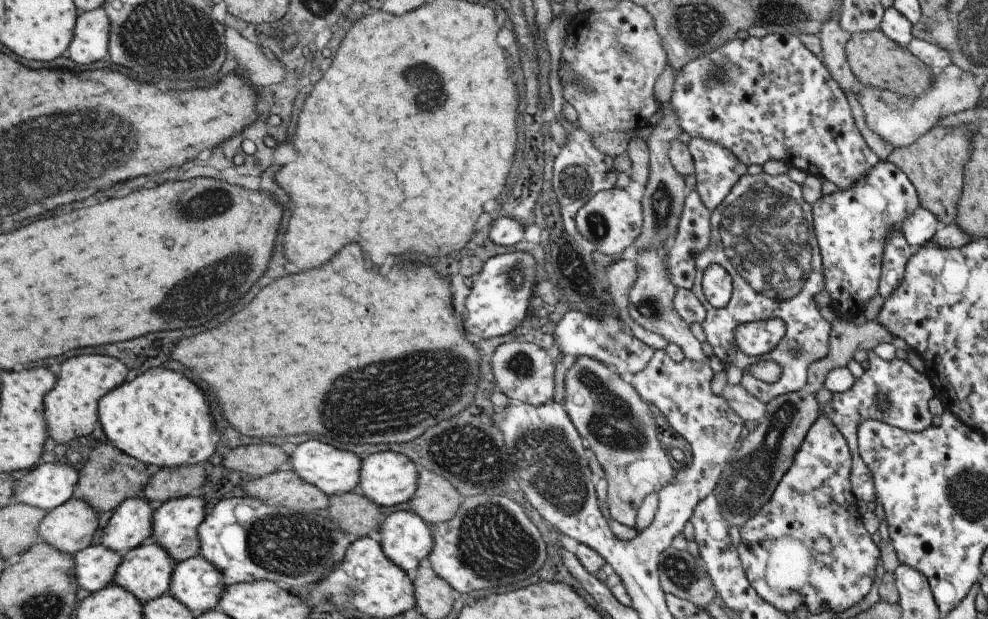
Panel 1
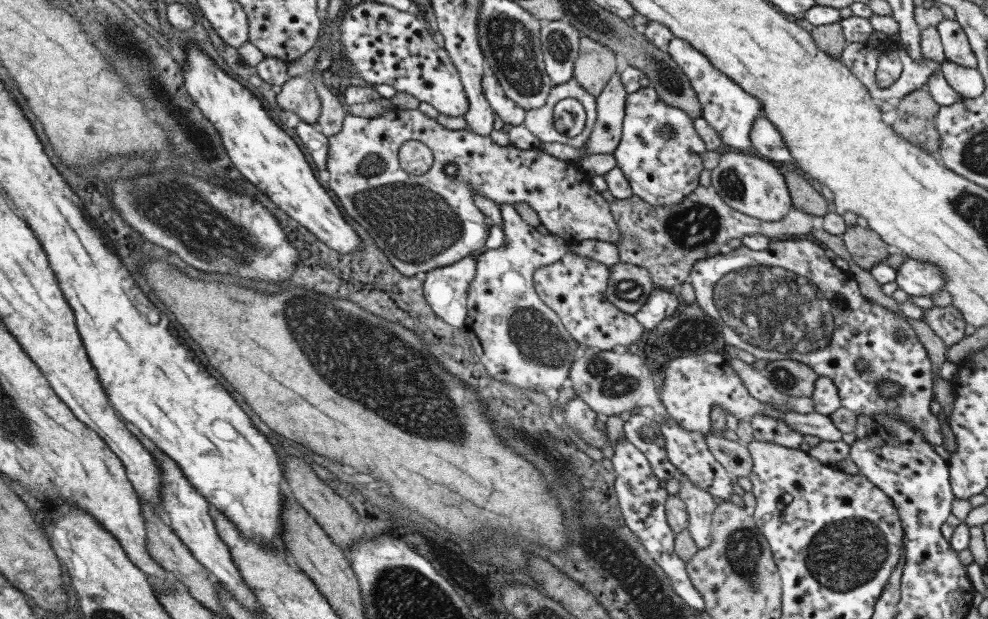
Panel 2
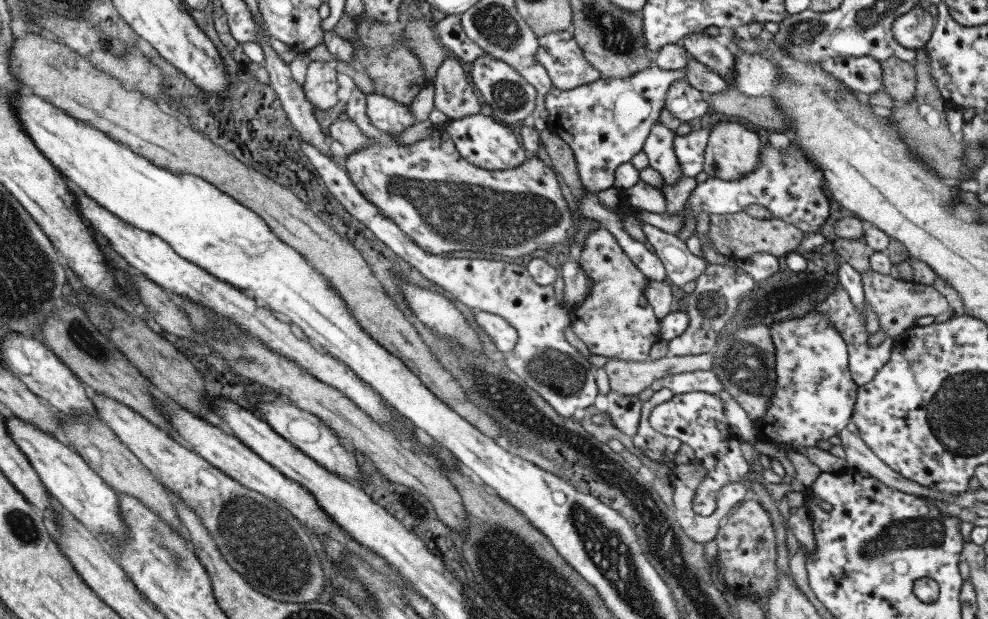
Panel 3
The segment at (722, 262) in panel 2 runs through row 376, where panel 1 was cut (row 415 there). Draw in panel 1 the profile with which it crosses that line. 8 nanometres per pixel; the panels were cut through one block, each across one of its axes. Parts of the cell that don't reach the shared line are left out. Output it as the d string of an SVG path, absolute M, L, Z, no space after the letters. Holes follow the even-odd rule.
M868 351L869 368L845 392L833 393L827 404L821 405L819 411L825 413L843 436L850 450L852 460L850 466L850 485L856 500L875 502L874 486L870 471L857 454L856 432L858 424L867 419L903 429L904 431L919 432L931 425L932 414L928 411L927 403L934 396L929 379L924 373L915 371L904 359L893 357L890 361L879 358L874 352ZM881 393L886 396L890 406L884 411L875 408L875 395Z

